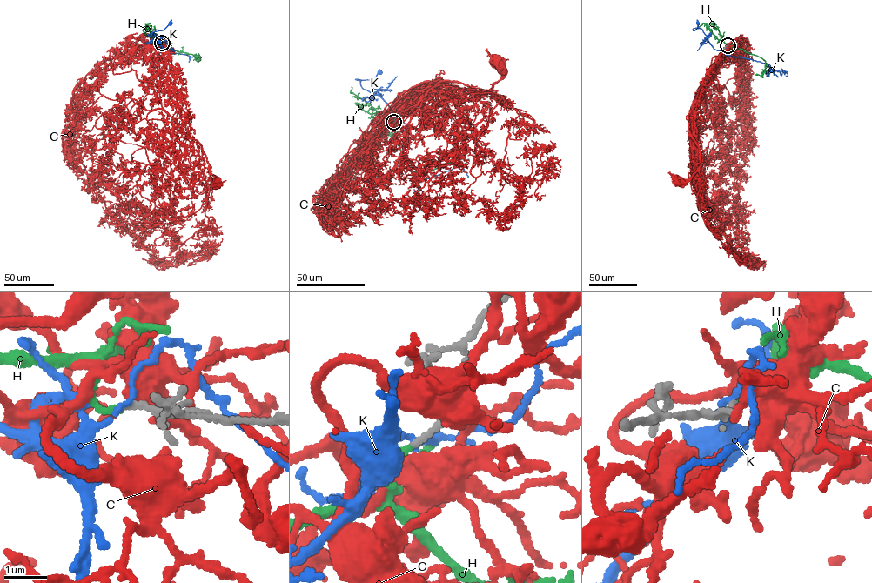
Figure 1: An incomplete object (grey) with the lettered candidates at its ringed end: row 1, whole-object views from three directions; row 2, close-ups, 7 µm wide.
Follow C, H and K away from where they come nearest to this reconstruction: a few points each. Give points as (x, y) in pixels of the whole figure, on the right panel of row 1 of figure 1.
C: (727, 46), (710, 67), (692, 105), (698, 169), (690, 177), (678, 182)
H: (727, 45), (734, 45), (765, 61), (766, 71), (761, 75), (756, 73)
K: (727, 45), (722, 50), (715, 50), (701, 29), (693, 30), (699, 29), (697, 23)

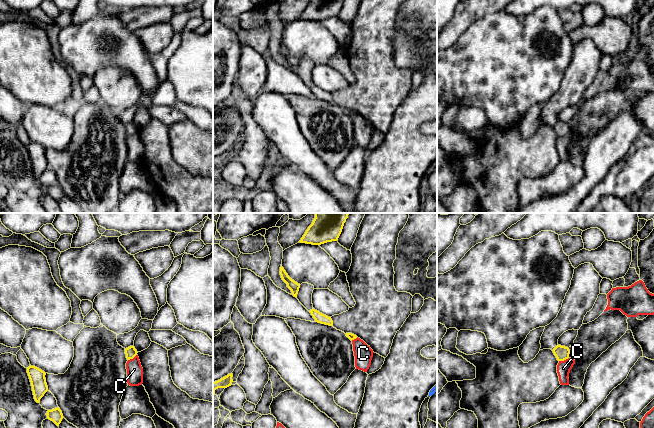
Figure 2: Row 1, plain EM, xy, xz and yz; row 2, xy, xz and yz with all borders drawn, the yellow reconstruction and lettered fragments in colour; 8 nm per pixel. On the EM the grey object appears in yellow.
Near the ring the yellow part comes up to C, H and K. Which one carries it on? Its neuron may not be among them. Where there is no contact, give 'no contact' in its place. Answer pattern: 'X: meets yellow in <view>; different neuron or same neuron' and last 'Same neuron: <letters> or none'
C: meets yellow in yz; different neuron
H: no contact; same neuron
K: no contact; different neuron
Same neuron: H

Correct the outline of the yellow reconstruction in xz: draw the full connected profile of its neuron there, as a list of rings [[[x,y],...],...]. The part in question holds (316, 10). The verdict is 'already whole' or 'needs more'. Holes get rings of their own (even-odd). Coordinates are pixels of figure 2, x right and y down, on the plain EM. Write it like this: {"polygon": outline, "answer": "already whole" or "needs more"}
{"polygon": [[[311,0],[299,18],[321,21],[337,17],[343,2],[344,0]]], "answer": "already whole"}

